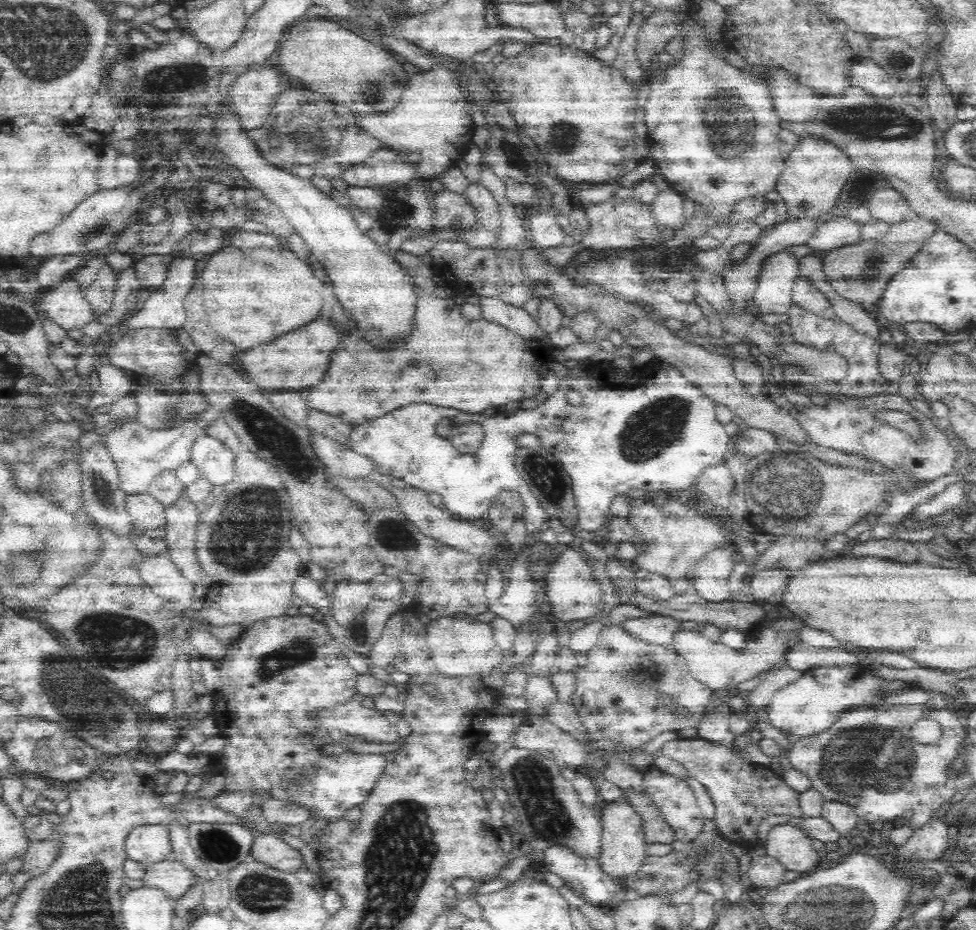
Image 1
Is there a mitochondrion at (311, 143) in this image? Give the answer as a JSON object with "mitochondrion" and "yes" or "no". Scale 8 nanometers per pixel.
{"mitochondrion":"yes"}

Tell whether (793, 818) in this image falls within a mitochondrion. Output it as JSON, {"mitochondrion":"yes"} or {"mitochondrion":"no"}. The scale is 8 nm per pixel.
{"mitochondrion":"no"}

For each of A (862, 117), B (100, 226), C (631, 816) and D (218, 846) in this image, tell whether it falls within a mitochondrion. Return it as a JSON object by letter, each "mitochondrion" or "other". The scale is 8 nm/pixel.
{"A":"mitochondrion","B":"mitochondrion","C":"other","D":"mitochondrion"}

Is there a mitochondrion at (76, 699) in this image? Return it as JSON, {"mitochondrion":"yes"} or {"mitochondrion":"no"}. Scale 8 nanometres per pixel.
{"mitochondrion":"yes"}

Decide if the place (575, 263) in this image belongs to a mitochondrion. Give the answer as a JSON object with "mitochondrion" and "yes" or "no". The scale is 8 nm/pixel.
{"mitochondrion":"no"}

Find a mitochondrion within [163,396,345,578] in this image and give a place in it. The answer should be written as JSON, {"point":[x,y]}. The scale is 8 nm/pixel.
{"point":[266,430]}

